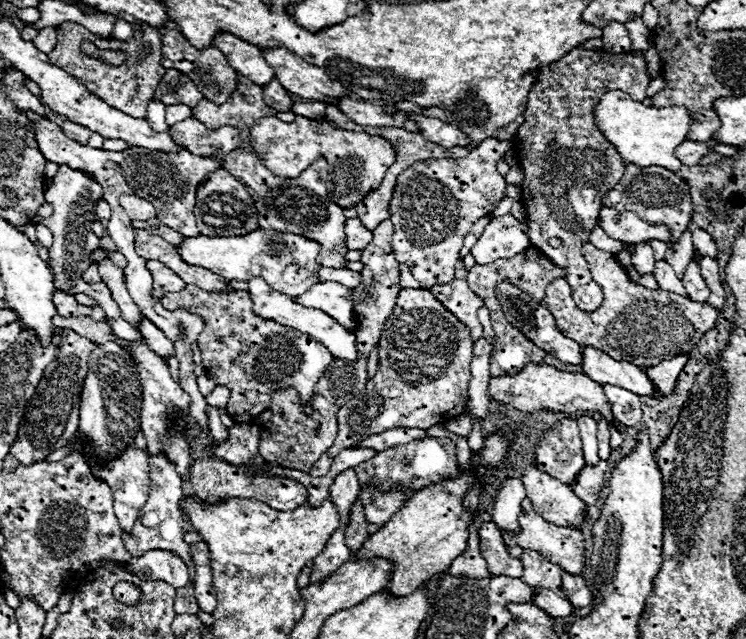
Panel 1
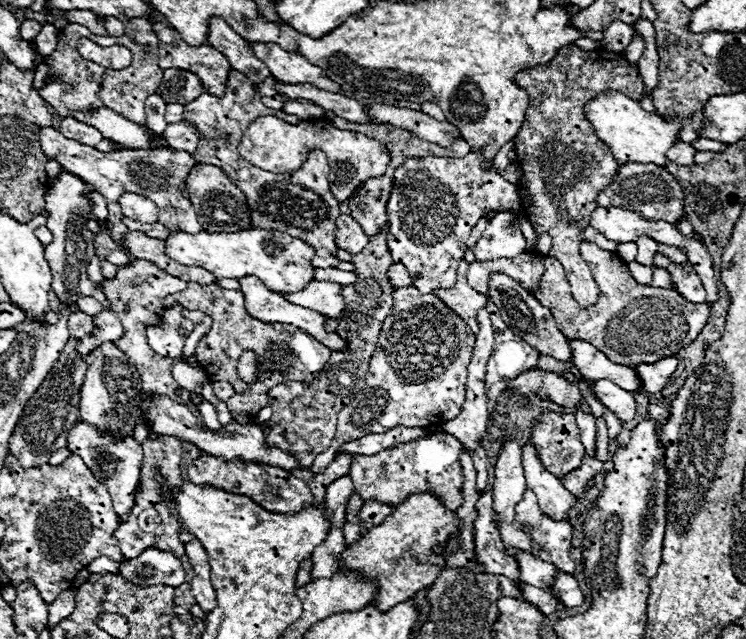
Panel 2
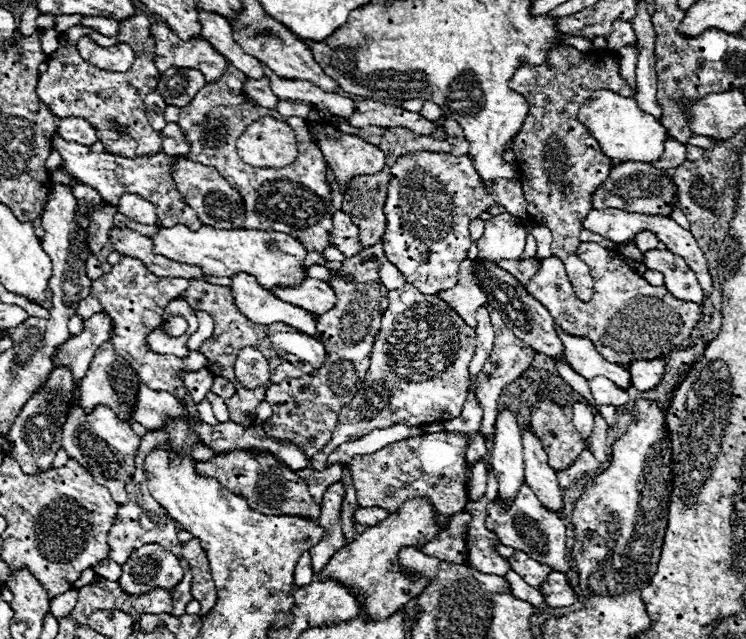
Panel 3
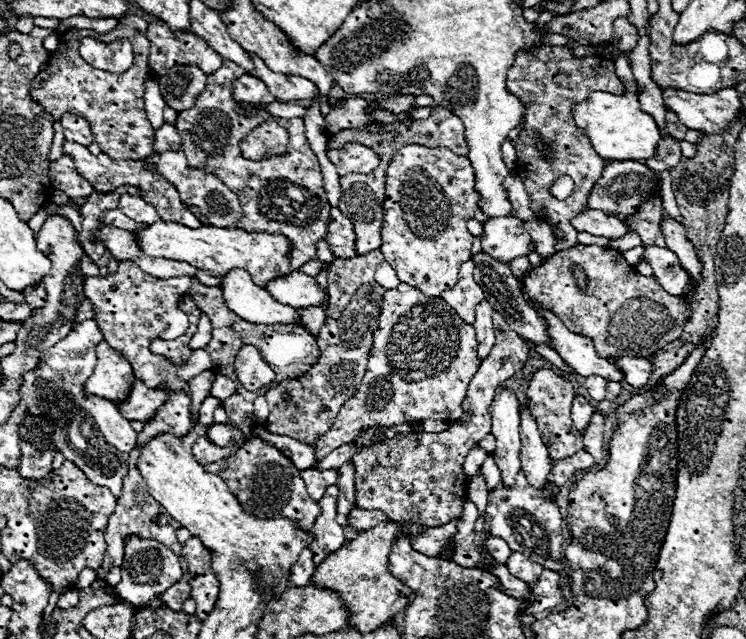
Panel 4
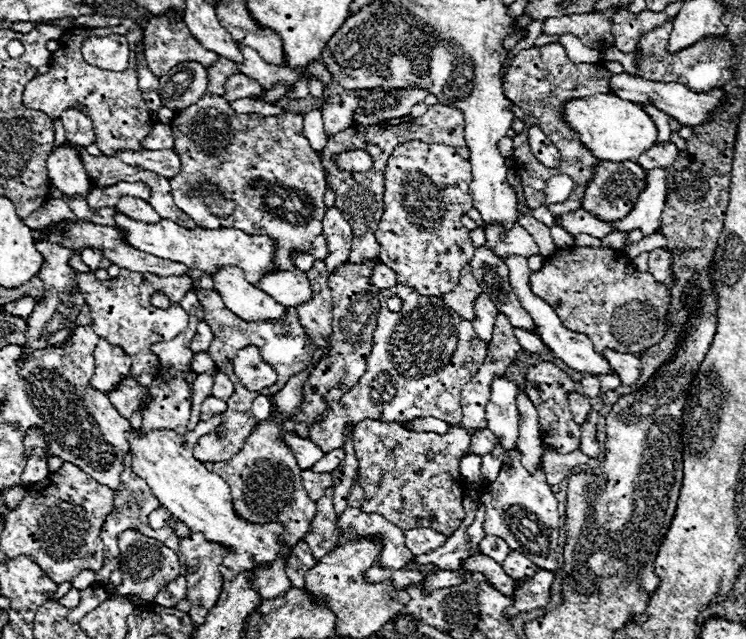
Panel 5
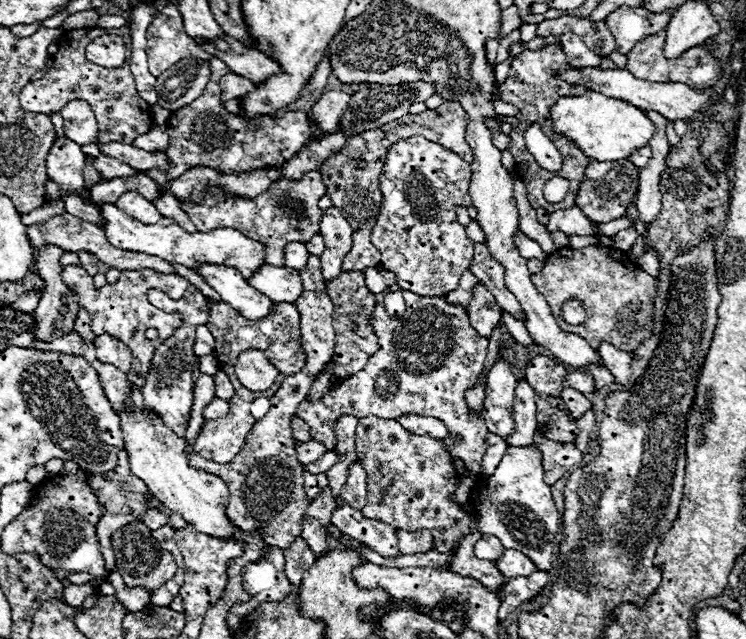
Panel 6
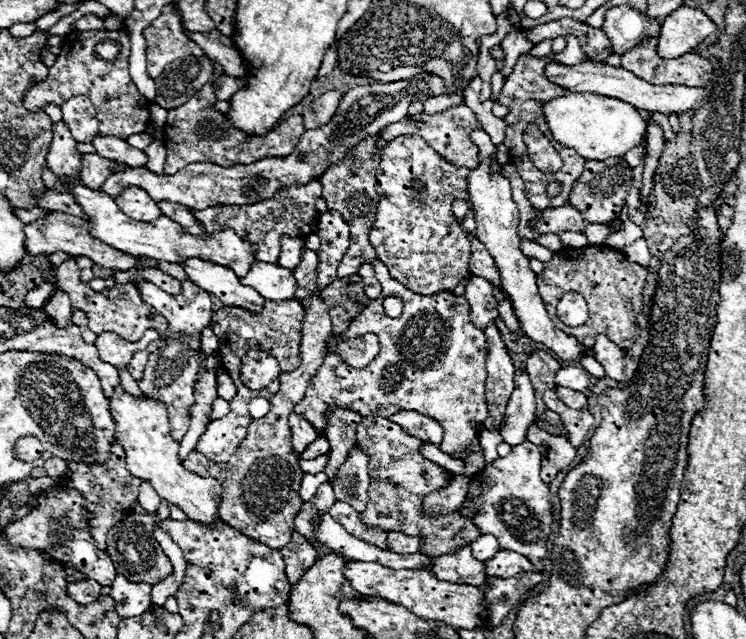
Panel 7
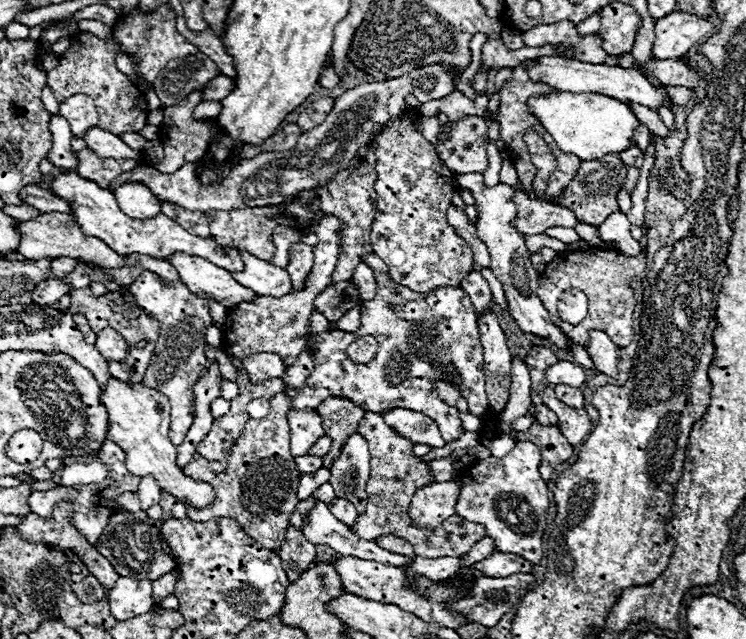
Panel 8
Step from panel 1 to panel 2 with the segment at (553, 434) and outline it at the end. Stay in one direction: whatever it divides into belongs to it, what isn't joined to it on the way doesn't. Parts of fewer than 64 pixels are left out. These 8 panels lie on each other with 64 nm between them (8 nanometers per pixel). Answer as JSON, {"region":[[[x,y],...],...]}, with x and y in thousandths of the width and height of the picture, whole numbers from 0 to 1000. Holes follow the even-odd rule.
{"region":[[[732,645],[729,657],[716,667],[713,692],[718,698],[721,720],[743,745],[756,748],[761,739],[777,732],[783,720],[783,698],[767,648],[751,651]]]}

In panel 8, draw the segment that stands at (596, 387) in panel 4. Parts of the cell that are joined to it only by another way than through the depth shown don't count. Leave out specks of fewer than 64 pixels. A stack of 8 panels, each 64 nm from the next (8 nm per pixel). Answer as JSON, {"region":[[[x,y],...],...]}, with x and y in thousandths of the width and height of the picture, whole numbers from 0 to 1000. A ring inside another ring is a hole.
{"region":[[[748,567],[732,579],[732,595],[745,604],[745,601],[761,601],[767,607],[780,607],[786,598],[786,582],[780,573],[769,567]]]}

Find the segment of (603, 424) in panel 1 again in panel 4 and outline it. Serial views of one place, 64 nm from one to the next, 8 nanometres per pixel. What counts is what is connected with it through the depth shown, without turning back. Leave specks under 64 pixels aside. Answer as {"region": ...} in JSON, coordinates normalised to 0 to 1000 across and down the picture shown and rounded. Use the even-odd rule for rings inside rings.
{"region":[[[796,645],[791,667],[783,673],[783,704],[796,714],[799,723],[812,720],[812,698],[810,698],[810,651]]]}

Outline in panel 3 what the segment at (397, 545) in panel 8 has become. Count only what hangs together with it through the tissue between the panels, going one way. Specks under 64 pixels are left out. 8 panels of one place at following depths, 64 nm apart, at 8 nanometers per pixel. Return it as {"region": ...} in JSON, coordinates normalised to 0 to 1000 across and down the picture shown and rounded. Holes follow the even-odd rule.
{"region":[[[619,798],[603,811],[601,826],[595,826],[587,842],[576,845],[566,864],[574,870],[582,870],[595,879],[611,879],[625,883],[627,861],[625,861],[625,826],[630,820],[630,801]]]}

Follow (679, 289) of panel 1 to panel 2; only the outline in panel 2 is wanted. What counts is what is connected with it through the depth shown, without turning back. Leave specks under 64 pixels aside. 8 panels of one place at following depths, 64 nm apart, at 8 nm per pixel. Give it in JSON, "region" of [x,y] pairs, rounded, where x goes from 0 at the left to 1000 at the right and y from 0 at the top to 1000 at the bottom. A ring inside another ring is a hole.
{"region":[[[874,419],[877,432],[874,432],[874,444],[879,451],[895,451],[895,454],[906,454],[906,444],[901,444],[898,426],[893,419]]]}

